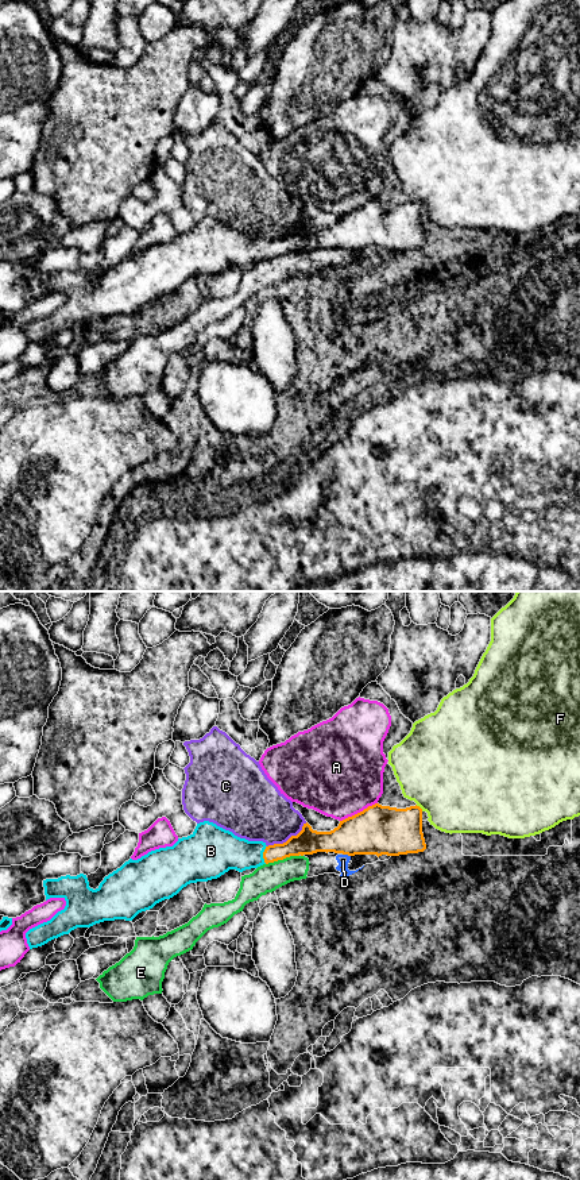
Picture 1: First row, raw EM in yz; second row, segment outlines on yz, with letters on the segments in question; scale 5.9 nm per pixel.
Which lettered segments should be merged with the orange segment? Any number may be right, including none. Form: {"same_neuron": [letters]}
{"same_neuron": ["B"]}

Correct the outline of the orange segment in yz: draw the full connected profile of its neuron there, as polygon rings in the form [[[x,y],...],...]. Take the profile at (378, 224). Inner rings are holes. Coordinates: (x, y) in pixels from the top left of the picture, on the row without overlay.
[[[375,198],[363,207],[340,216],[339,221],[330,227],[313,225],[312,221],[306,217],[297,231],[291,231],[283,239],[274,239],[268,242],[263,236],[248,236],[245,234],[240,234],[232,227],[225,225],[213,217],[204,216],[197,219],[194,227],[190,231],[178,234],[173,242],[151,246],[138,255],[129,254],[120,263],[105,271],[96,285],[89,282],[88,273],[84,269],[77,271],[66,270],[58,274],[43,275],[46,296],[50,293],[63,293],[66,296],[66,301],[50,316],[30,324],[26,328],[26,333],[30,344],[32,344],[42,342],[63,329],[69,329],[77,323],[90,323],[96,319],[115,315],[132,316],[139,308],[152,304],[156,298],[165,294],[173,293],[187,279],[217,274],[229,265],[243,267],[245,265],[258,263],[263,259],[283,255],[290,251],[313,250],[317,247],[335,247],[348,251],[376,250],[379,252],[382,250],[399,251],[407,248],[418,248],[424,247],[425,244],[426,239],[422,228],[422,204],[417,200],[406,204],[397,204]]]

